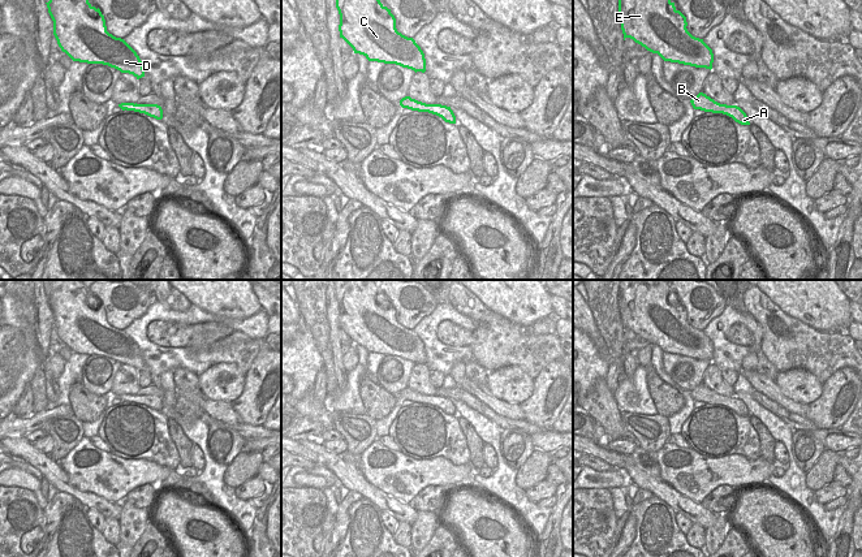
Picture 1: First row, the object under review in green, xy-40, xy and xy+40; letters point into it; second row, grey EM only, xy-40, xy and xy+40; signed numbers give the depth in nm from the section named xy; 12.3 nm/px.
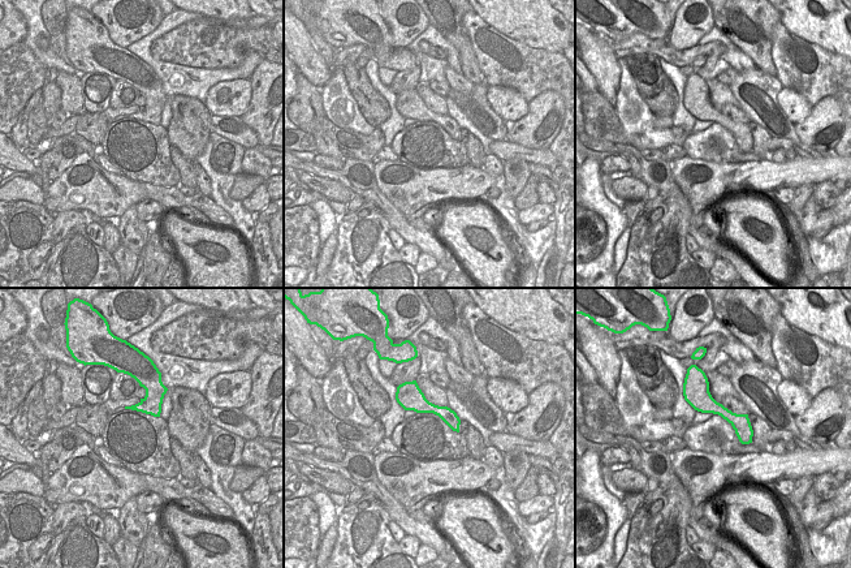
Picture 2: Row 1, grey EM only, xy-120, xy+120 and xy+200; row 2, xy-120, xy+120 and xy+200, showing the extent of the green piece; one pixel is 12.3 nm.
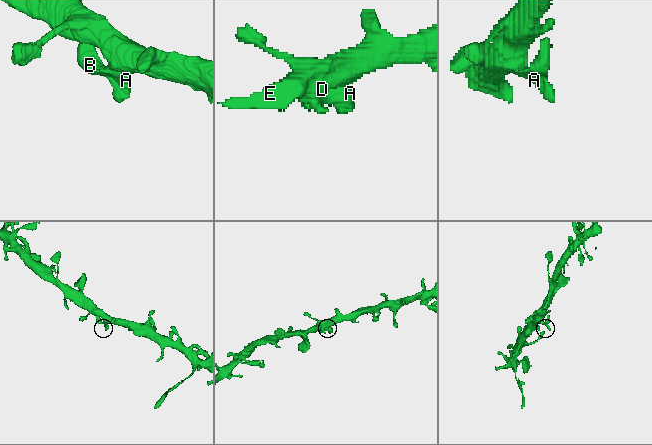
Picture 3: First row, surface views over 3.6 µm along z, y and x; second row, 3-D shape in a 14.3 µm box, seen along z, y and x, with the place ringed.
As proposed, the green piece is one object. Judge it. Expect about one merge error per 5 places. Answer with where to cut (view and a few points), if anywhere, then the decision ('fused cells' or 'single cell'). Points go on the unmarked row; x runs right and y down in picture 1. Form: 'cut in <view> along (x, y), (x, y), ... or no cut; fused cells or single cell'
no cut; single cell

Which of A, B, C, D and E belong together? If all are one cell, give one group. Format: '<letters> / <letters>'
A B C D E

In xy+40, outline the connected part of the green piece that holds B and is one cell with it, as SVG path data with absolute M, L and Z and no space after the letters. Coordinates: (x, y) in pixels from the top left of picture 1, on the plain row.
M699 384L697 388L694 388L690 394L694 401L712 405L723 405L732 409L736 414L741 416L750 416L746 405L740 398L720 396L703 384Z

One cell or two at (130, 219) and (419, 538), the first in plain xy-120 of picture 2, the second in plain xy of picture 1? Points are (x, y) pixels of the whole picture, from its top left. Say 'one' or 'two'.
one

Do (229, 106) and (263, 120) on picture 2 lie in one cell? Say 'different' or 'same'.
different

